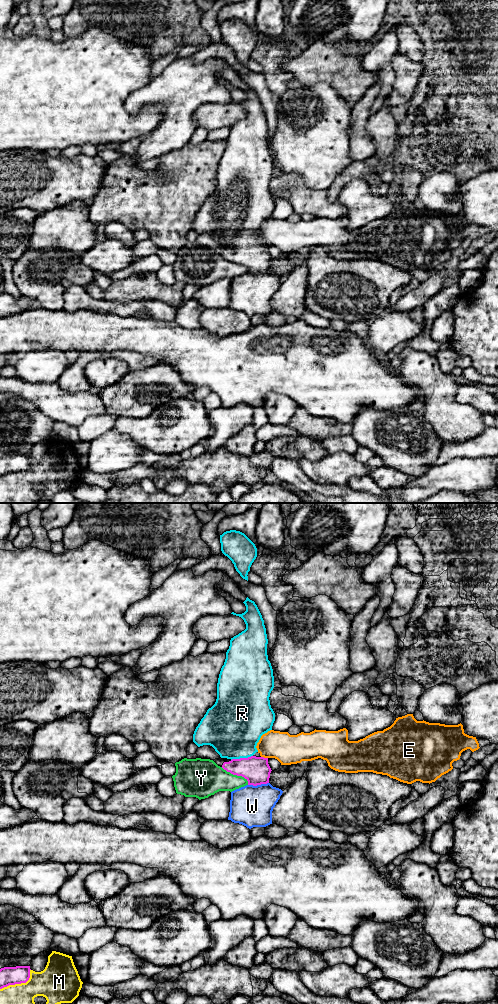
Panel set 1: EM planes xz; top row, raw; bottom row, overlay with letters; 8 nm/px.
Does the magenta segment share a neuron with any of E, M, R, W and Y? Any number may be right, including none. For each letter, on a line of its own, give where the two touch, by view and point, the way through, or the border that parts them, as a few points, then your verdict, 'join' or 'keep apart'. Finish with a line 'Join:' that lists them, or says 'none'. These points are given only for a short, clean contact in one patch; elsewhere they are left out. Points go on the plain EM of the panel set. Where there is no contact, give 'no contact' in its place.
E: xz (263, 245) | keep apart
M: xz (19, 471) | keep apart
R: xz (241, 246) | across xz (256, 258), (251, 256), (241, 246), (233, 216) | join
W: xz (258, 272) | keep apart
Y: xz (236, 262) | keep apart
Join: R

